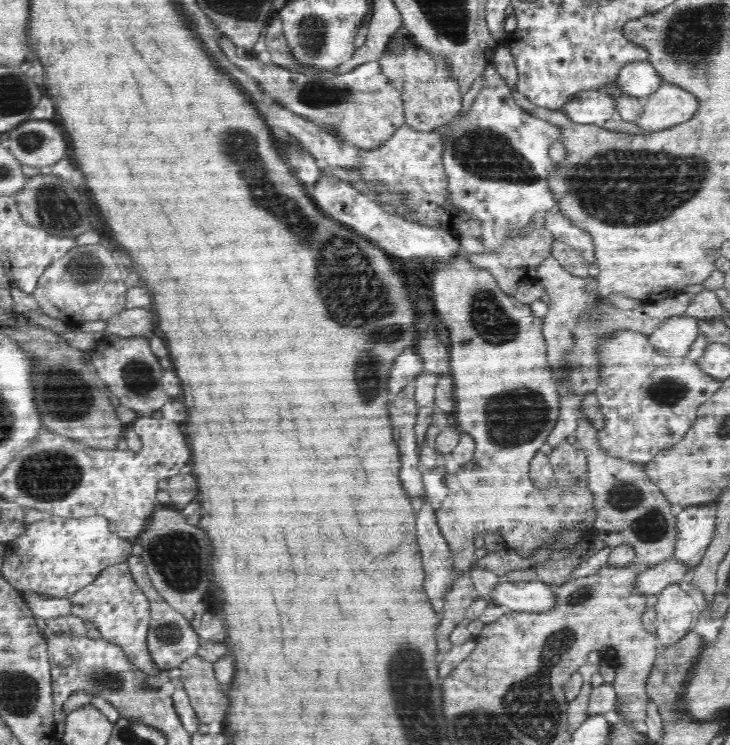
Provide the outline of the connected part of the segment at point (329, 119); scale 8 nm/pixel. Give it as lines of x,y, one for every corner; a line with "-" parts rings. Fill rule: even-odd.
226,36
220,38
220,48
234,64
254,77
276,102
317,125
326,128
330,125
329,130
360,149
368,151
382,146
405,123
401,94
384,76
379,61
361,64
342,75
305,75
272,62
259,63
254,51
240,51

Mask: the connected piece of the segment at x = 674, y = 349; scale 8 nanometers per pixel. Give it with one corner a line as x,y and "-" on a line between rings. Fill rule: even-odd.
686,315
673,316
649,334
649,343
662,356
684,358
698,335
698,319

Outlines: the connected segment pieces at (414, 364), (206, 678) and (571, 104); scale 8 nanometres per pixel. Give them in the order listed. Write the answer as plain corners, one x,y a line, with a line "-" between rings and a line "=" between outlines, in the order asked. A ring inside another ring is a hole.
406,348
393,362
388,380
388,392
396,396
396,392
400,392
406,384
410,384
420,370
422,370
422,358
414,352
414,348
=
195,655
192,658
188,658
186,662
183,662
179,668
182,672
180,679
200,724
210,724
214,720
224,720
226,710
228,710
228,698
220,692
222,686
214,678
215,673
212,670
212,666
212,662
208,662
208,660
=
602,90
580,91
563,106
562,111
572,122
600,127
616,115
614,96

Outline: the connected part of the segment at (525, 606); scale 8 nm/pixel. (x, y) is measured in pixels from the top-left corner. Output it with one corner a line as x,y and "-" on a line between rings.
518,581
498,583
489,594
489,598
497,606
503,606
507,611
542,612
555,607
554,589
545,582

